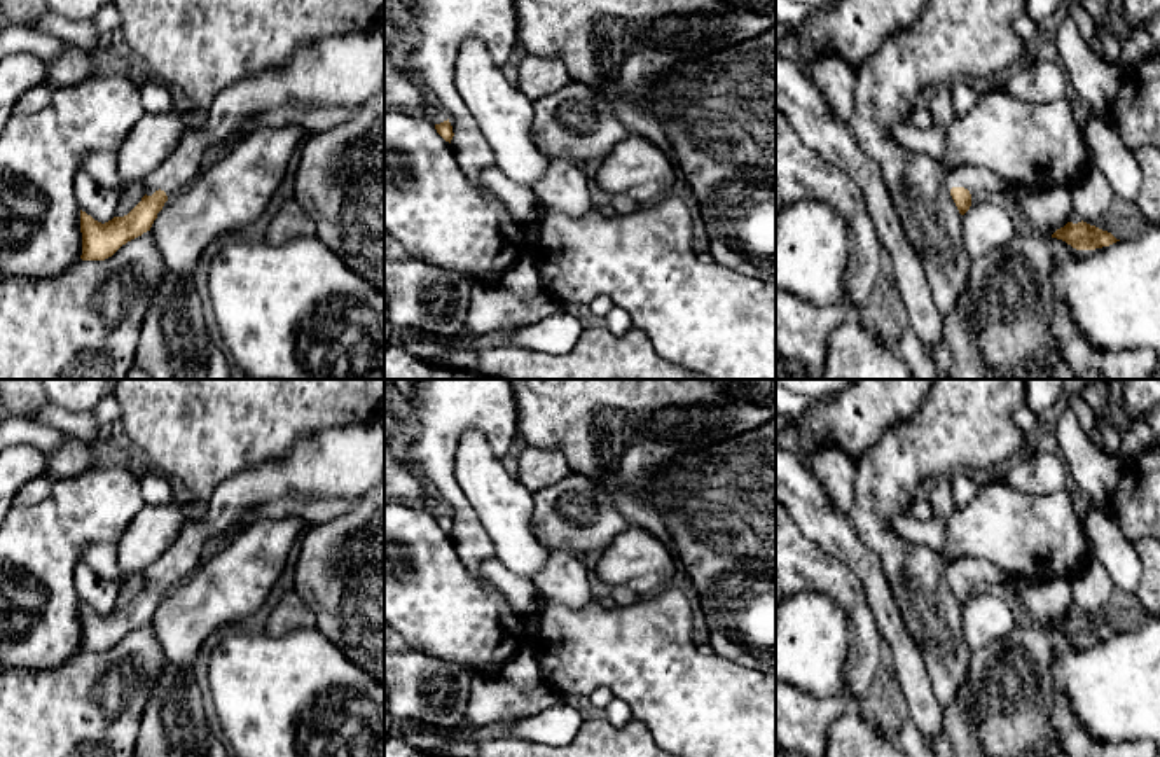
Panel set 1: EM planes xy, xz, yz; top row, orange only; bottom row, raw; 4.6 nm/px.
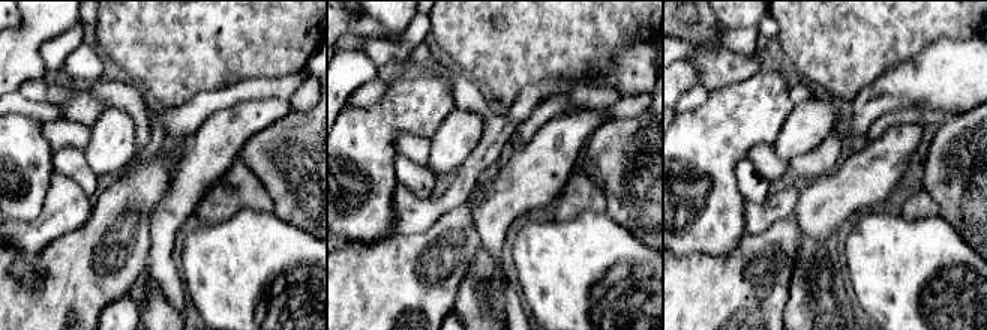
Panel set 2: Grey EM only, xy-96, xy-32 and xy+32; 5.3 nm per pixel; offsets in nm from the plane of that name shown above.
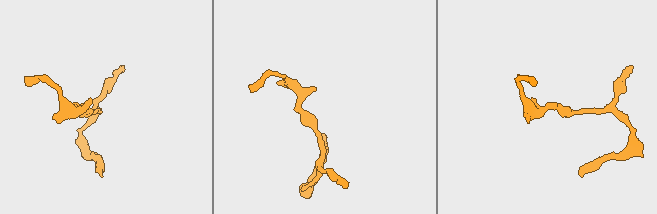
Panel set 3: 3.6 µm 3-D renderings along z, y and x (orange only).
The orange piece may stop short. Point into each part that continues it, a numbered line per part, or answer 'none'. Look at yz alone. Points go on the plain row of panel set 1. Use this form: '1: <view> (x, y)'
1: yz (975, 570)

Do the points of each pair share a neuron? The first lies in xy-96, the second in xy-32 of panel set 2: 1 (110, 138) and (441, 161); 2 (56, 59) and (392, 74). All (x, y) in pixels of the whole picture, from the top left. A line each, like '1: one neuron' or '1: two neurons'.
1: one neuron
2: two neurons

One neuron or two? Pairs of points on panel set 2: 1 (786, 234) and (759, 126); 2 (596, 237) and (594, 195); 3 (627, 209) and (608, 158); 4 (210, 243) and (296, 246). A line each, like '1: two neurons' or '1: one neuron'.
1: two neurons
2: two neurons
3: one neuron
4: one neuron

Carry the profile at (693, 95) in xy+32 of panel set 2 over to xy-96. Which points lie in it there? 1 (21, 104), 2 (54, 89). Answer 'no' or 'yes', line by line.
1: no
2: yes

